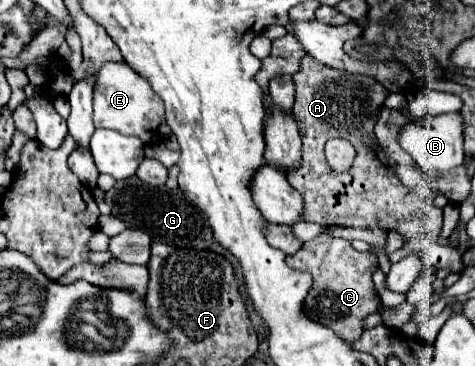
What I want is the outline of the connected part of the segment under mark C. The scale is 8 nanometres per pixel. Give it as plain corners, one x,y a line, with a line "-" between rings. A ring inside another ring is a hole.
319,234
317,238
305,242
301,250
297,250
293,256
287,256
285,262
295,270
303,270
313,276
313,286
303,304
305,316
321,326
331,328
345,342
359,338
363,332
361,320
377,312
381,302
373,284
377,256
353,250
347,240
331,238
329,234

